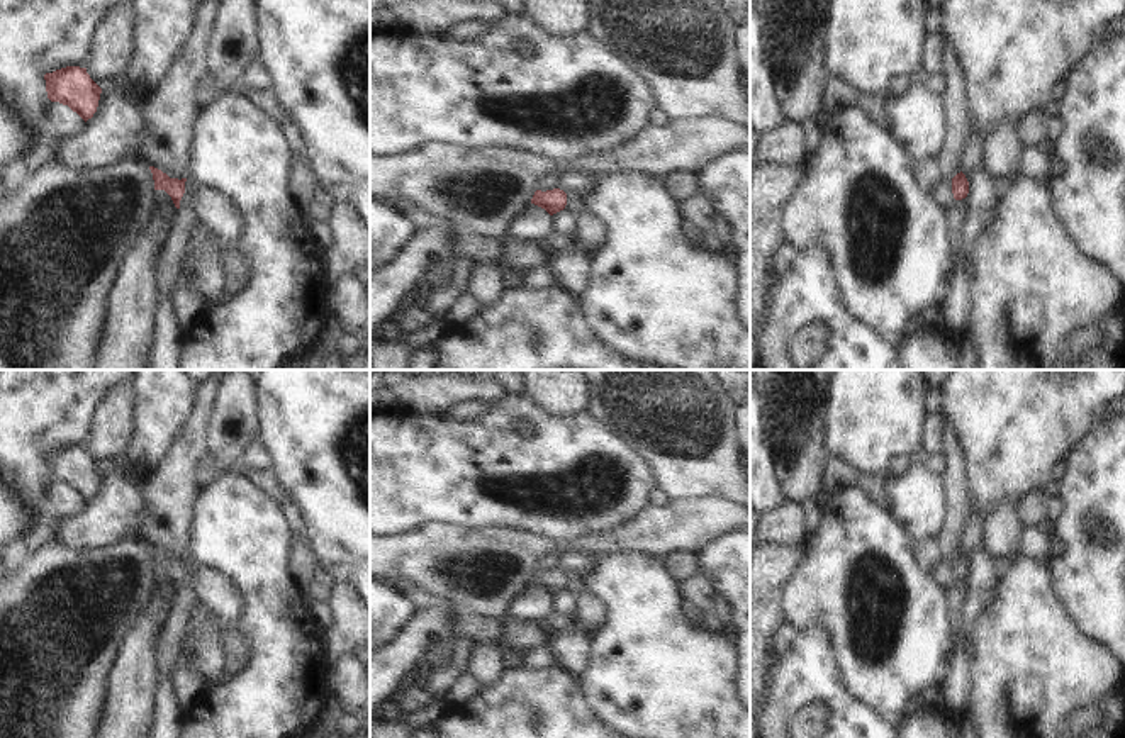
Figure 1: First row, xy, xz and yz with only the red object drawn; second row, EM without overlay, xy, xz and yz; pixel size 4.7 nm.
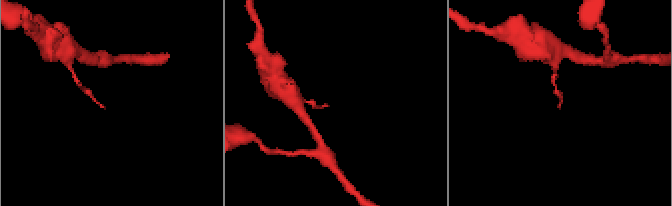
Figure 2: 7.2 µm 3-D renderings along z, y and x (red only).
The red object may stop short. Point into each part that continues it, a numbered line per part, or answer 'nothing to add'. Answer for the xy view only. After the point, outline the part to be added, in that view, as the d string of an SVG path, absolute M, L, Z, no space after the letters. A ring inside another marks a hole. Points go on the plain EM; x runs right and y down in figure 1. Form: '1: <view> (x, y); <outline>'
1: xy (218, 594); M187 560L180 587L187 587L197 604L214 614L224 626L238 621L243 599L227 577L197 563L190 565Z

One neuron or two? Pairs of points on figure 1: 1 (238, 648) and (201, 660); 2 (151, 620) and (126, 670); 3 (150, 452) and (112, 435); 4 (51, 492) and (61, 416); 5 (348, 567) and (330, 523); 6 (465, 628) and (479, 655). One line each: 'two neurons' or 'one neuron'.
1: two neurons
2: one neuron
3: two neurons
4: two neurons
5: one neuron
6: two neurons

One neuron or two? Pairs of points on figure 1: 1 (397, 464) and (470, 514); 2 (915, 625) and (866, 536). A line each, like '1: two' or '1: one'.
1: one
2: one

